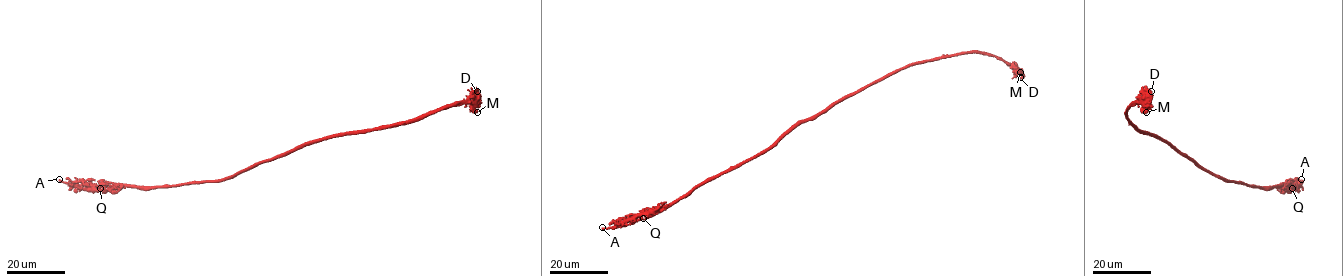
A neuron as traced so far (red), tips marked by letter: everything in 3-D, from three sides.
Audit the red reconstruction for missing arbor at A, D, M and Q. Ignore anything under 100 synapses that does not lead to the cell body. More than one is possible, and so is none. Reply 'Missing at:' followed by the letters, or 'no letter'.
Missing at: A

